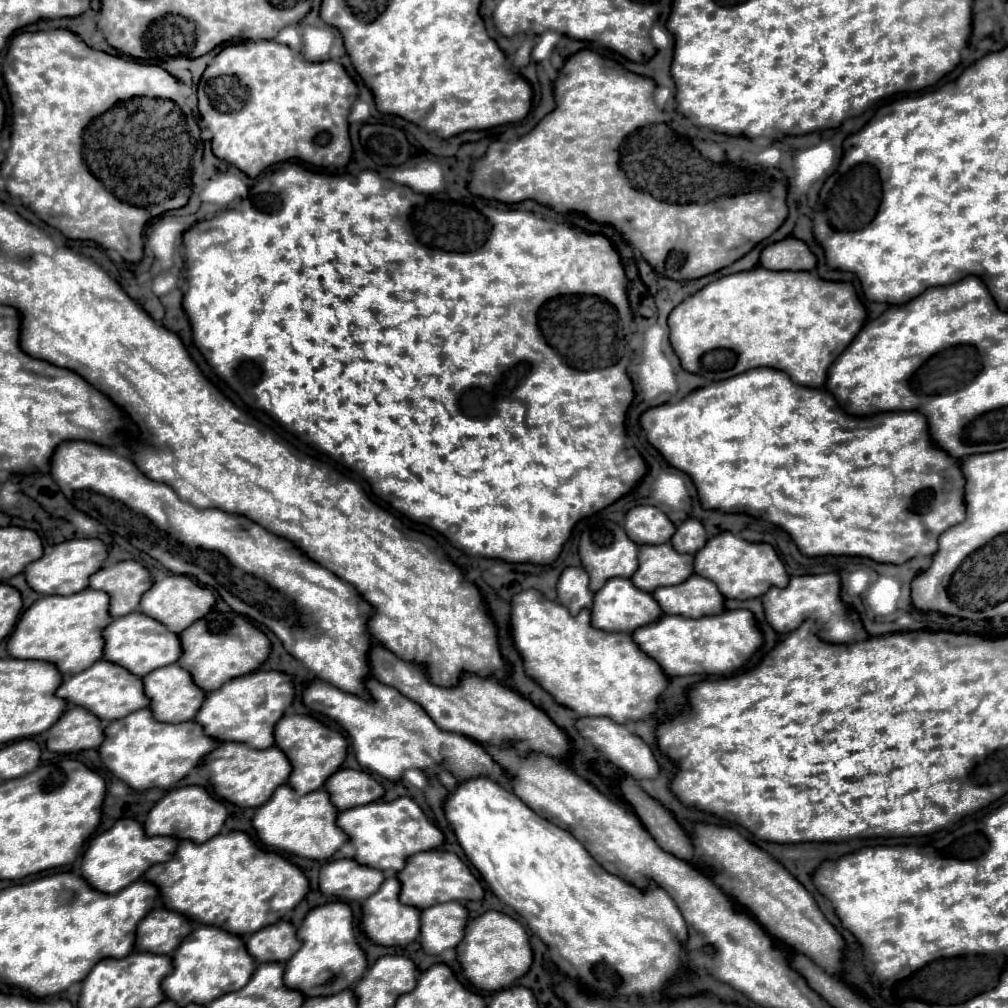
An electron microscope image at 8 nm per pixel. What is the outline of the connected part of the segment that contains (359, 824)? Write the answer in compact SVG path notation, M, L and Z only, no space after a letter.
M410 798L370 802L344 810L336 818L336 826L346 832L348 842L356 848L356 862L382 872L398 872L402 870L402 862L406 862L406 854L418 854L418 850L432 850L444 844L444 834L432 822L428 822L418 804Z

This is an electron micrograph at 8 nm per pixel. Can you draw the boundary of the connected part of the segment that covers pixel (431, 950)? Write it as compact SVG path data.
M444 902L442 906L430 906L426 910L420 910L420 946L426 954L440 954L448 948L454 948L458 944L458 938L462 938L462 926L466 926L468 912L460 902Z

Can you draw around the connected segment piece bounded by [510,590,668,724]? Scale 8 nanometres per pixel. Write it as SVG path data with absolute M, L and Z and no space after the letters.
M524 590L510 602L510 628L512 644L522 656L526 676L540 684L558 704L572 708L578 716L604 716L624 724L644 720L654 714L656 698L668 684L666 674L662 674L662 670L658 670L658 666L654 666L654 662L650 662L650 658L646 658L646 654L642 654L634 642L630 642L630 634L594 630L590 626L590 610L580 610L576 616L572 616L562 604L542 598L538 590Z

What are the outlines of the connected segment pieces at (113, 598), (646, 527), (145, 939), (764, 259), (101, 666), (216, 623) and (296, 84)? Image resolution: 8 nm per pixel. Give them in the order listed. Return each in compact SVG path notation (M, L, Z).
M116 562L112 566L102 566L90 576L88 588L102 590L110 596L110 616L126 616L138 608L142 594L152 586L148 570L134 562Z
M640 504L626 512L624 530L628 538L640 546L668 542L676 528L660 508Z
M162 906L152 908L136 928L136 944L134 948L140 952L164 954L170 956L174 946L190 934L192 924L182 918L182 914L174 914Z
M784 238L764 248L758 264L766 270L814 270L816 258L802 240Z
M96 660L90 668L86 668L84 672L80 672L76 676L66 676L56 690L56 696L66 700L68 704L86 708L90 714L98 716L104 722L112 722L114 718L124 718L126 714L148 706L148 698L144 696L142 680L106 660Z
M208 612L178 636L182 644L178 666L190 672L194 684L204 692L218 690L218 686L226 684L230 678L254 672L270 654L266 634L254 628L246 616L236 612Z
M246 40L242 44L224 46L212 58L212 62L206 66L206 70L204 70L202 78L200 78L200 84L198 84L198 110L200 110L200 116L202 116L204 124L206 124L206 128L212 132L212 154L216 158L226 160L228 164L240 168L248 178L256 178L264 168L268 168L268 166L272 166L276 162L292 160L292 158L298 158L302 162L314 164L314 166L320 166L320 168L330 168L330 166L342 168L342 166L346 166L348 160L350 160L350 154L352 154L346 116L348 116L350 106L354 104L356 98L358 98L358 88L352 82L352 78L346 74L346 70L340 66L340 62L334 62L334 60L328 60L328 62L308 62L308 60L302 58L302 54L296 54L288 46L278 44L274 40Z

